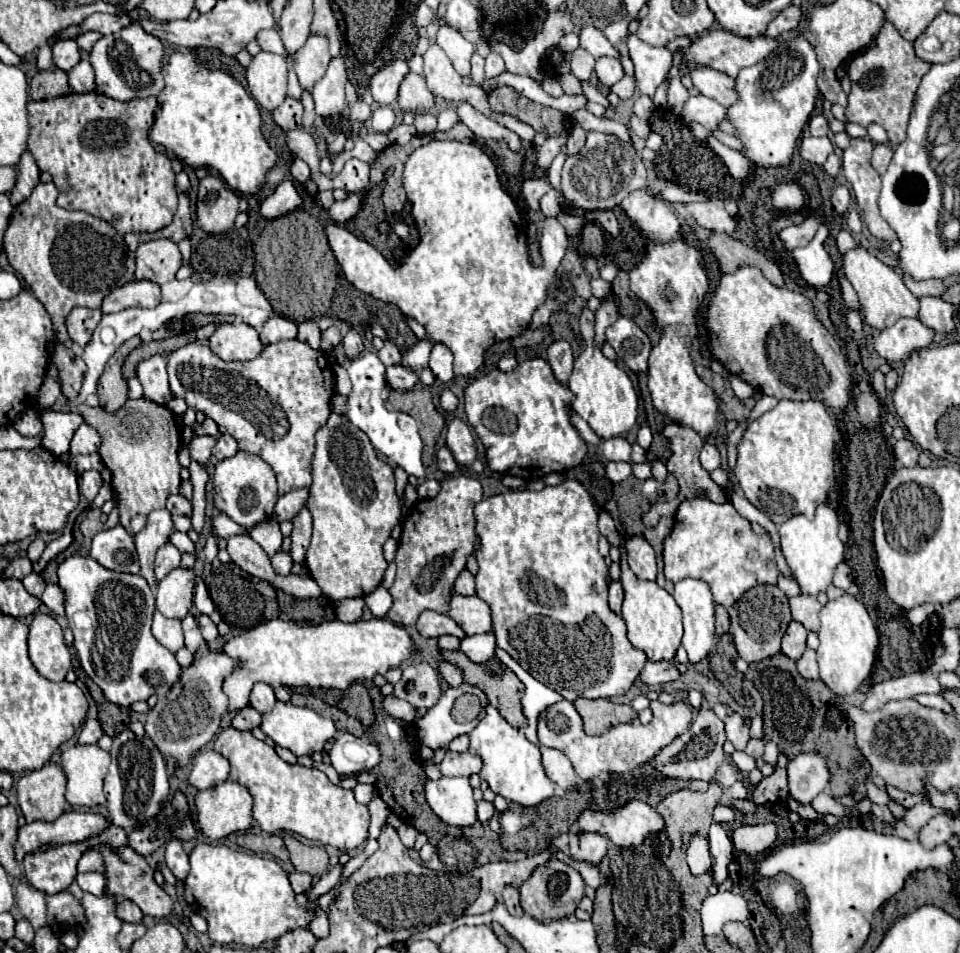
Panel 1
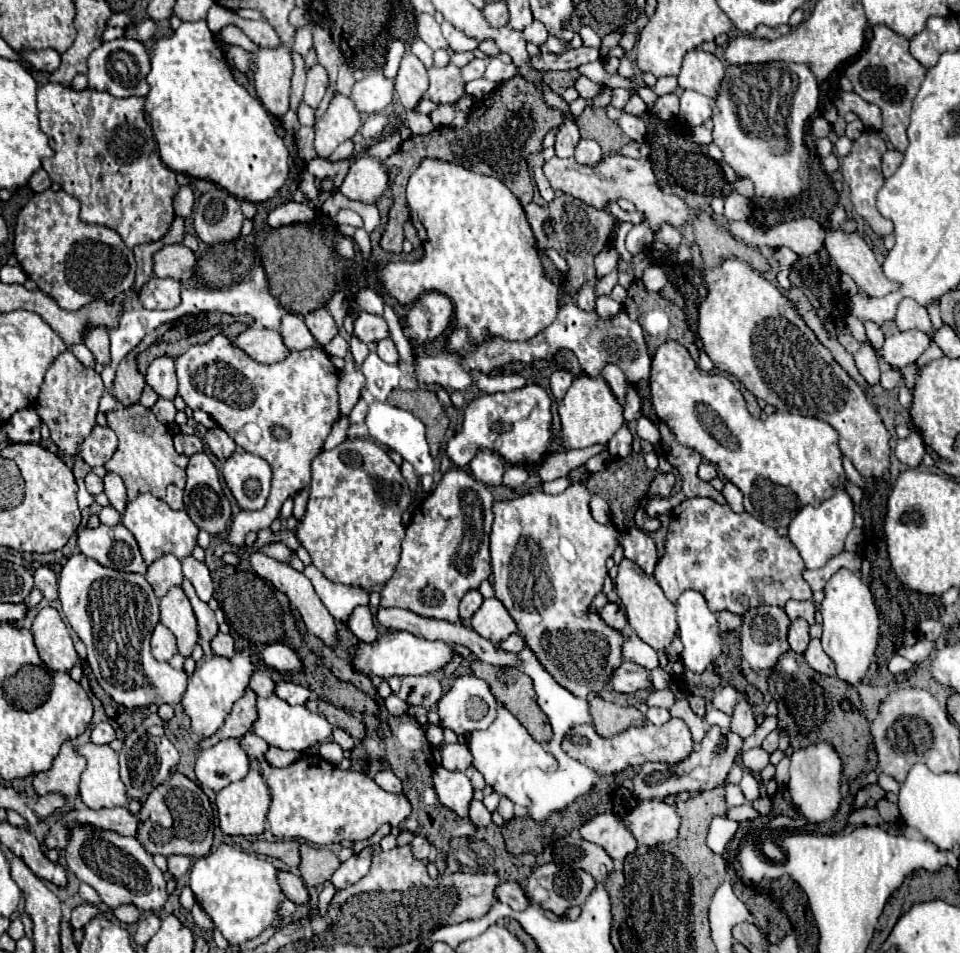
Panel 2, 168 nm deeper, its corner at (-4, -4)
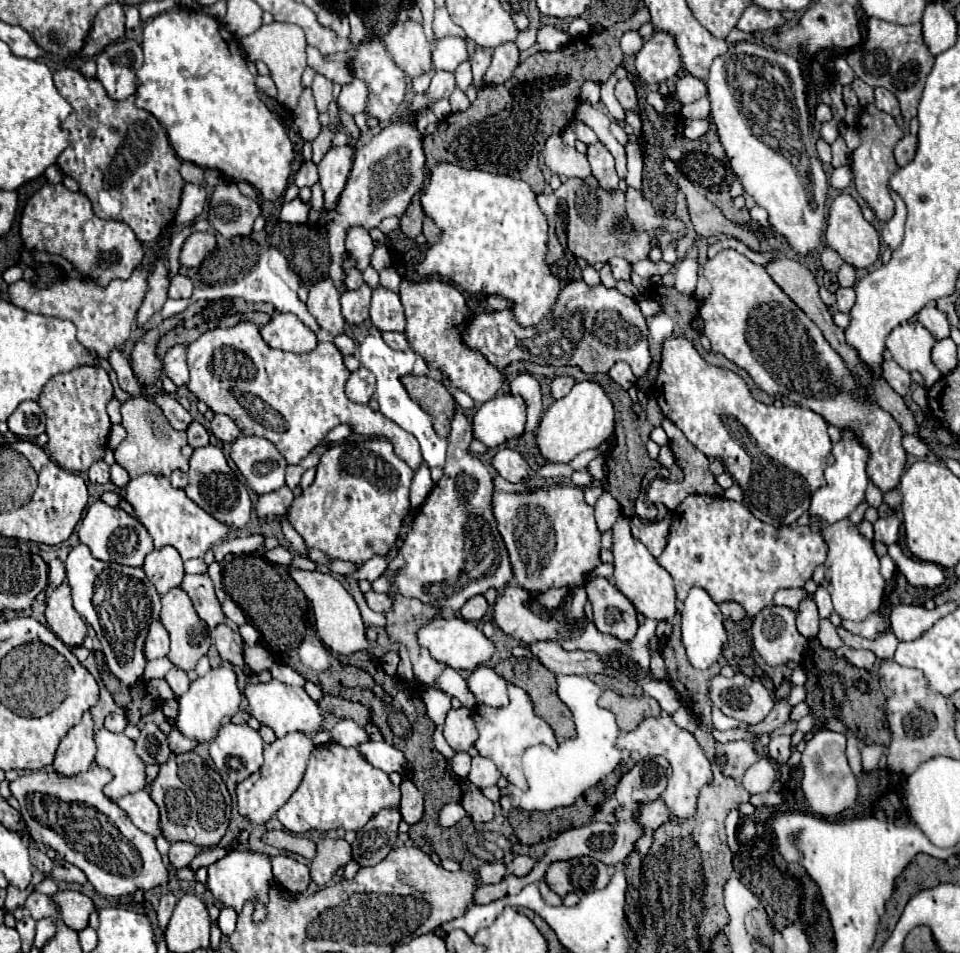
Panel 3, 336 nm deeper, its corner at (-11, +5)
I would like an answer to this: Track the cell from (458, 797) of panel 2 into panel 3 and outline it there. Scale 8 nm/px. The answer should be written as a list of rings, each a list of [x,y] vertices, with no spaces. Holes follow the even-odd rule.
[[[455,753],[455,757],[451,759],[451,767],[453,767],[455,775],[467,777],[469,769],[471,769],[471,757],[469,757],[469,753]]]

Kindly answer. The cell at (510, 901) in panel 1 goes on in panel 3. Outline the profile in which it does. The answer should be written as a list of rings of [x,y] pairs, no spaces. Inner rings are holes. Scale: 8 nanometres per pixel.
[[[487,863],[487,865],[479,867],[477,873],[483,883],[499,883],[507,877],[507,867],[503,863]]]

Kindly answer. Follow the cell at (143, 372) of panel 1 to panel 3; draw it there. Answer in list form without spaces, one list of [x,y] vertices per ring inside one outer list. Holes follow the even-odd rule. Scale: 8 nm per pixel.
[[[175,345],[165,353],[163,375],[167,375],[177,387],[181,387],[189,381],[189,371],[187,371],[187,363],[185,363],[185,347],[183,345]]]

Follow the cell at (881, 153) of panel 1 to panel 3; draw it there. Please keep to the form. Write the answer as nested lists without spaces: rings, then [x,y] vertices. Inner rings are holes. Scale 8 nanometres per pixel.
[[[911,133],[905,135],[895,147],[895,161],[897,161],[897,165],[907,165],[915,157],[915,149],[917,149],[917,137],[911,135]]]

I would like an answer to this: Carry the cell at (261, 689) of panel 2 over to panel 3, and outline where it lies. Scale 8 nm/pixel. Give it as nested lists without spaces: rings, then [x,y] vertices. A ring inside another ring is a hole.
[[[245,645],[245,663],[247,663],[255,673],[261,673],[261,671],[265,671],[265,669],[271,669],[273,657],[271,657],[269,651],[263,649],[263,647],[247,647],[247,645]]]

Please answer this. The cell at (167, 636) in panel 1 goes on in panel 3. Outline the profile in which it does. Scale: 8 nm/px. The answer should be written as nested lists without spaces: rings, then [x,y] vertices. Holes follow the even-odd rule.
[[[153,621],[149,627],[149,635],[145,641],[145,657],[147,659],[157,659],[157,657],[165,657],[167,649],[169,649],[171,639],[167,637],[167,629],[163,629],[161,621]]]

